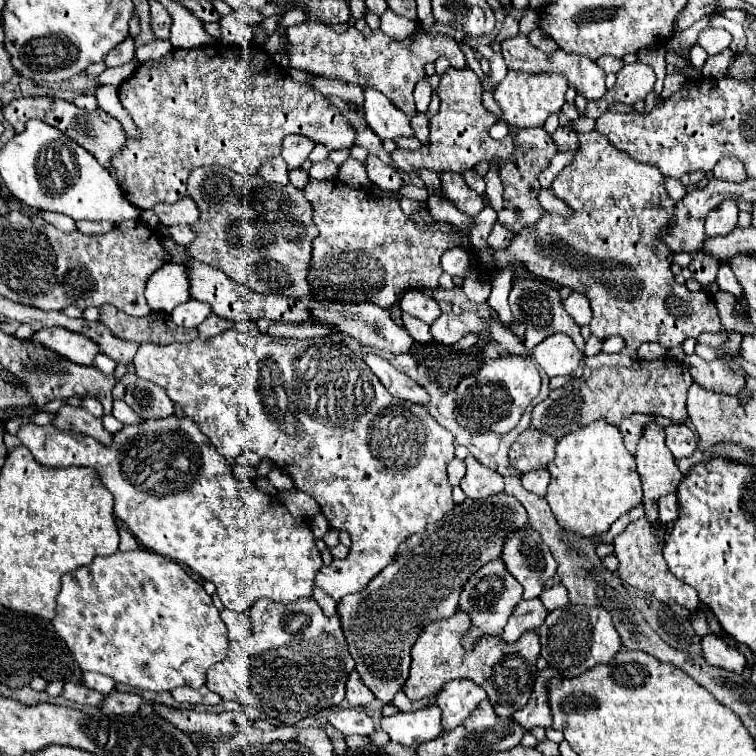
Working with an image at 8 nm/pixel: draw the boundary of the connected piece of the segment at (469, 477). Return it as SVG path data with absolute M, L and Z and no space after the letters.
M468 455L464 463L466 463L466 475L460 487L466 493L466 497L482 499L482 497L490 497L504 491L502 475L498 475L496 471L490 471L482 463L478 463L472 455Z

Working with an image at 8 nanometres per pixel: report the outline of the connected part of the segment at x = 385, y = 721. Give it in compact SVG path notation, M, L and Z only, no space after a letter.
M436 705L430 707L432 709L420 709L414 713L398 711L390 717L382 717L380 727L390 735L392 741L404 745L420 745L432 741L440 735L442 723L440 723L440 709Z

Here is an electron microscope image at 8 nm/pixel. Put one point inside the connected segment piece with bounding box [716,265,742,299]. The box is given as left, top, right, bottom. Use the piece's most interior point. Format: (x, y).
(726, 281)

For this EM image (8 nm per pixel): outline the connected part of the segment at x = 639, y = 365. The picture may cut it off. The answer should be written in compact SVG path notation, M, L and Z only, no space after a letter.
M658 359L658 361L634 361L632 367L600 367L592 371L590 379L574 379L564 387L550 391L550 395L532 409L530 427L546 435L560 439L580 427L604 419L606 423L618 425L620 419L632 413L652 413L686 421L686 393L694 383L688 367L680 361Z

